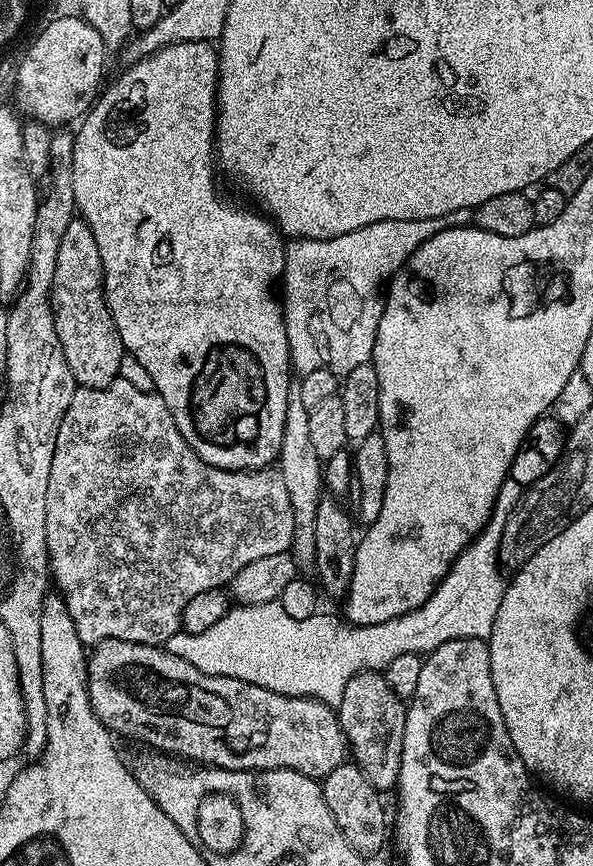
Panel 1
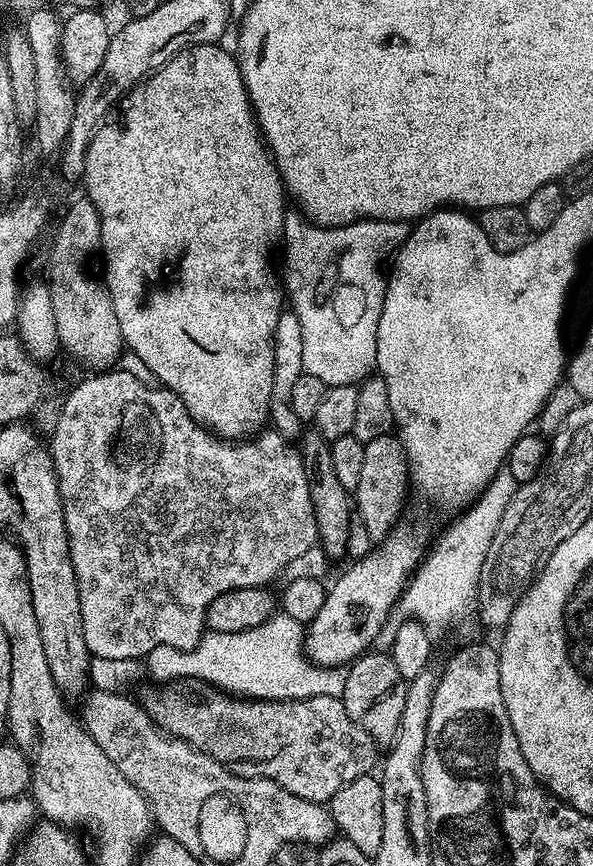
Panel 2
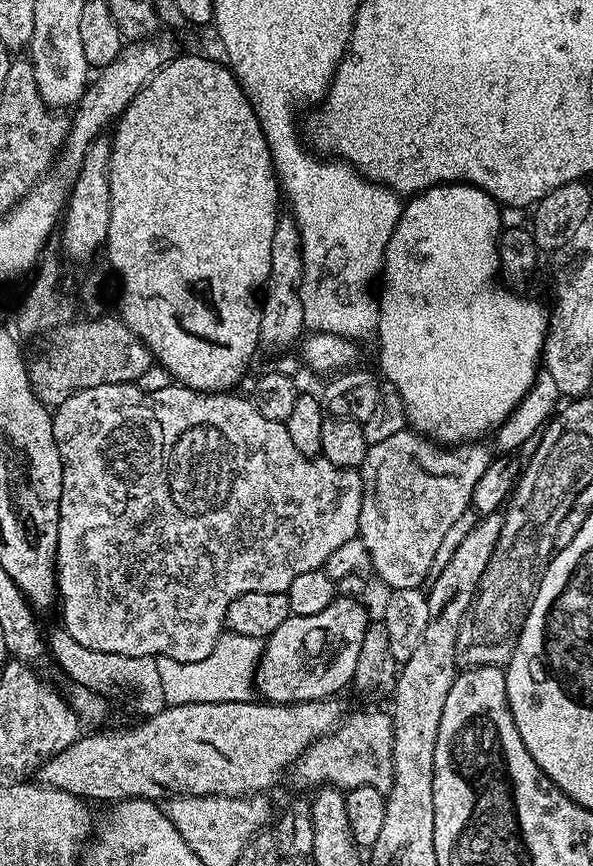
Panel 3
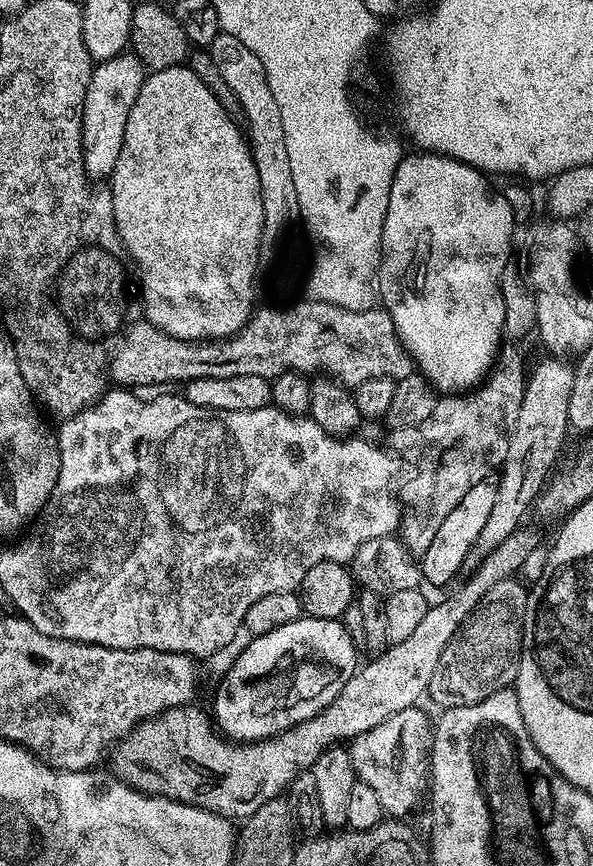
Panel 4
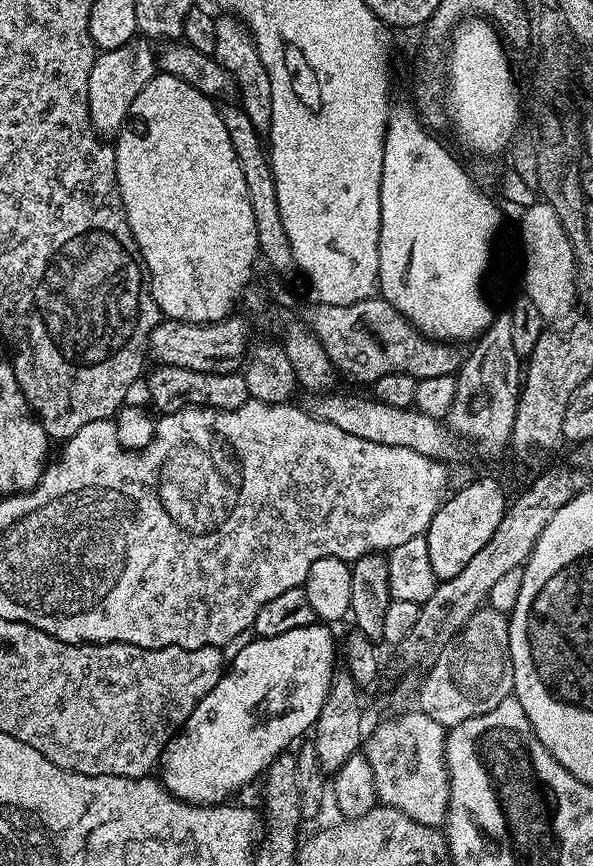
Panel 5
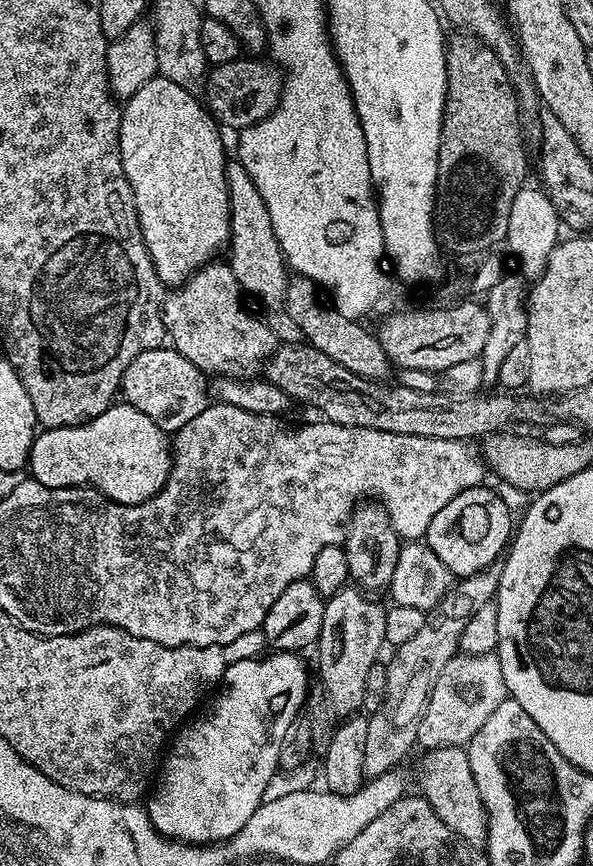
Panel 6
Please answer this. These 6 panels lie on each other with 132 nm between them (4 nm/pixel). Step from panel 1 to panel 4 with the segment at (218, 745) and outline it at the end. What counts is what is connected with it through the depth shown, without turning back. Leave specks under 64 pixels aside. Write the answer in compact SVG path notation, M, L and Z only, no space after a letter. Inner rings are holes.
M423 707L398 710L386 722L378 722L374 730L358 734L347 745L356 779L378 794L385 813L392 818L404 818L420 794L420 775L426 772L426 745L430 740L430 720L424 717Z

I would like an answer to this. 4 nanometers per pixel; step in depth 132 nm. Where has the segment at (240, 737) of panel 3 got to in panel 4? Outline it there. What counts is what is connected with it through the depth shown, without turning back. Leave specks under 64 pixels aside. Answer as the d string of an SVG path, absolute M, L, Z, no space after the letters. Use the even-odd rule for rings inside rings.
M516 528L510 537L506 538L501 545L496 546L494 550L487 553L483 560L479 561L476 566L474 574L454 593L448 598L440 601L438 604L433 603L426 610L426 618L422 618L422 622L414 630L414 634L410 634L410 638L406 638L406 642L401 644L389 644L385 652L373 655L369 664L361 663L357 667L356 673L350 677L346 682L346 686L338 694L338 698L334 698L334 702L330 702L330 706L326 706L318 714L314 714L314 718L310 718L306 722L298 722L294 726L290 726L287 730L280 733L278 736L271 736L268 740L254 740L251 742L237 742L232 738L225 738L214 727L214 720L211 715L208 716L202 709L196 708L195 703L183 704L177 708L167 708L165 712L159 712L157 716L150 716L148 719L136 725L132 731L128 732L125 736L121 736L118 743L111 749L112 752L112 768L111 771L115 773L119 779L123 780L125 784L129 784L131 788L136 788L139 792L145 792L147 796L165 796L171 800L177 800L183 804L189 804L195 808L205 808L211 812L217 812L219 816L227 816L233 822L243 822L248 817L254 814L254 810L258 810L258 806L262 806L266 802L277 799L287 789L290 781L298 774L307 772L312 769L314 762L318 762L318 758L330 747L343 745L345 742L351 742L358 734L366 734L366 730L374 730L374 726L378 726L378 722L386 722L386 718L390 718L394 714L398 714L398 710L406 710L407 708L419 705L420 699L425 699L428 687L430 686L430 678L434 678L434 670L437 669L438 660L442 656L442 651L449 644L450 638L457 632L458 626L469 616L470 613L476 609L480 601L484 599L487 590L498 584L505 583L514 572L519 573L522 569L523 562L526 560L526 553L522 552L522 542L520 542L520 529Z

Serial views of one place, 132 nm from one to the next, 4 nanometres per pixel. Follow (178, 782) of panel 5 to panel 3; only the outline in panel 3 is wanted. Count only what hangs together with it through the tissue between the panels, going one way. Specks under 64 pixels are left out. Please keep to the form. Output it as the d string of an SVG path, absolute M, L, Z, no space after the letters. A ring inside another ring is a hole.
M337 595L334 602L330 602L330 606L326 606L326 610L322 610L322 614L310 614L309 616L293 616L286 618L286 622L282 622L282 626L278 626L278 630L274 630L274 634L270 634L266 638L264 645L264 653L260 655L260 665L256 668L256 678L254 688L257 693L261 692L263 699L270 704L299 704L302 700L327 700L335 697L336 692L340 692L344 687L352 684L352 675L354 674L354 666L358 666L358 650L362 650L362 638L366 638L366 630L370 623L368 617L369 609L361 604L358 600L353 600L351 596Z

